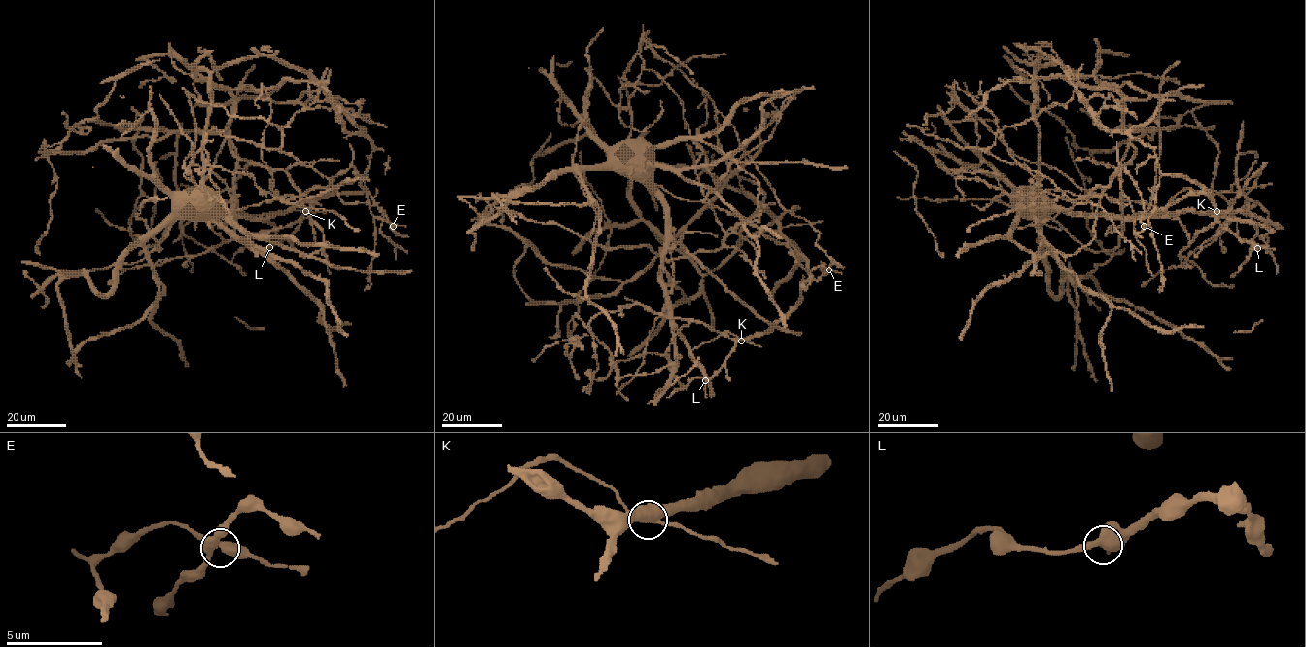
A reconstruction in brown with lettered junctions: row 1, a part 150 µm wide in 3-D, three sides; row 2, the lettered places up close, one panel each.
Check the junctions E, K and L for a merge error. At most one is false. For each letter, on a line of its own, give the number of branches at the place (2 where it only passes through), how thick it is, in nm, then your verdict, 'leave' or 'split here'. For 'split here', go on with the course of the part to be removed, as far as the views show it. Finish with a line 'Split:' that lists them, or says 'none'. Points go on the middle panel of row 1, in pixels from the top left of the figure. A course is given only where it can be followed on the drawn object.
E: 4 | 400 nm | leave
K: 4 | 460 nm | split here | (741, 341), (723, 331), (690, 351)
L: 3 | 440 nm | leave
Split: K

